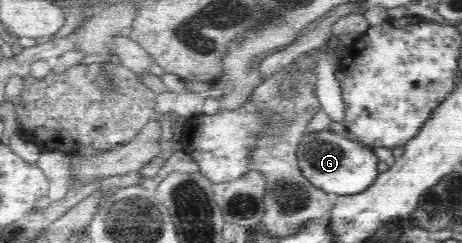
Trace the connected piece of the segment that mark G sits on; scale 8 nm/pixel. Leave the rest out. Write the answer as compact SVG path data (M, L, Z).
M329 129L303 135L297 150L299 167L305 179L315 188L337 195L353 195L365 191L379 175L378 156L372 148Z

